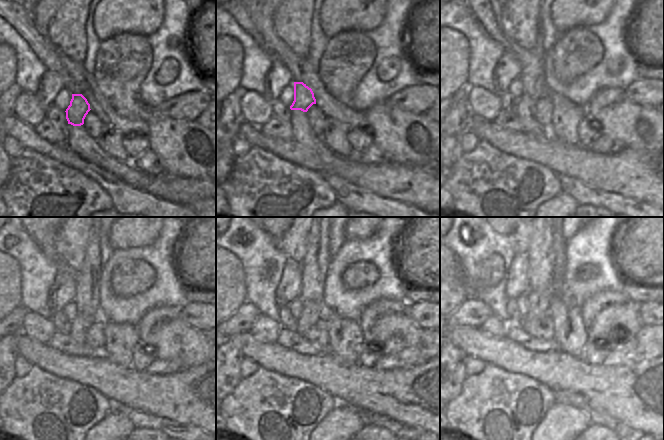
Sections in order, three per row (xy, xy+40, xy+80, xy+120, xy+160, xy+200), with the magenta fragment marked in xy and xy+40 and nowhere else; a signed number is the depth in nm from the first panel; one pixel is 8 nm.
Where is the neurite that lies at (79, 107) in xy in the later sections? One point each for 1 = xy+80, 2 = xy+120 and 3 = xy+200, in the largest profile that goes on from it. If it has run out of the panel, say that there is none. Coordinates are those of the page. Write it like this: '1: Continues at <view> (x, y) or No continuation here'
1: Continues at xy+80 (533, 78)
2: Continues at xy+120 (86, 299)
3: Continues at xy+200 (540, 253)

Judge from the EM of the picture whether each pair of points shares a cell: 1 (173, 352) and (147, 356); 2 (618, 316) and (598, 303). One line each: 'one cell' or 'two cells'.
1: two cells
2: one cell

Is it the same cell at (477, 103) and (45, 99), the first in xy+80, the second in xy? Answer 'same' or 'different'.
different

